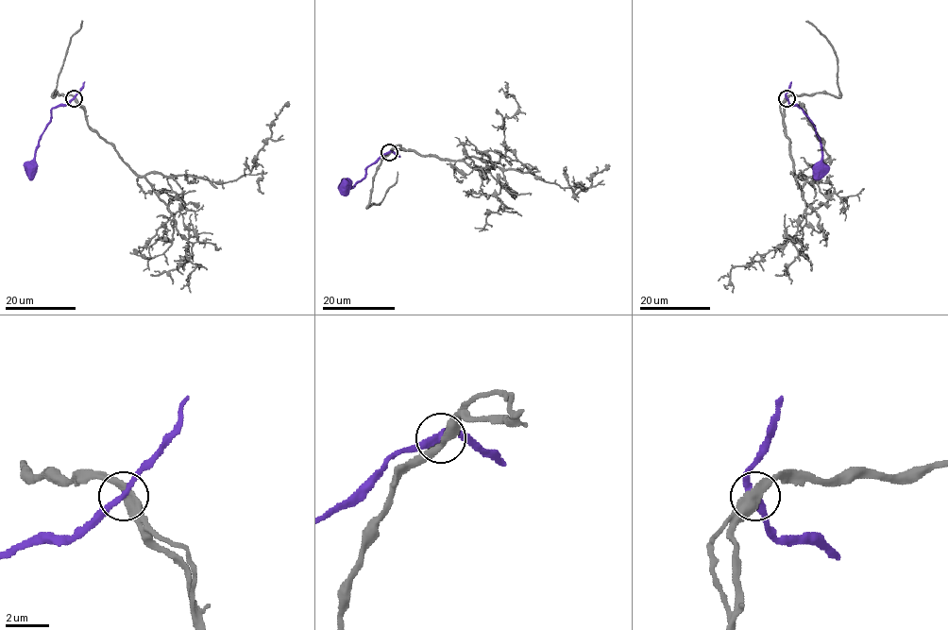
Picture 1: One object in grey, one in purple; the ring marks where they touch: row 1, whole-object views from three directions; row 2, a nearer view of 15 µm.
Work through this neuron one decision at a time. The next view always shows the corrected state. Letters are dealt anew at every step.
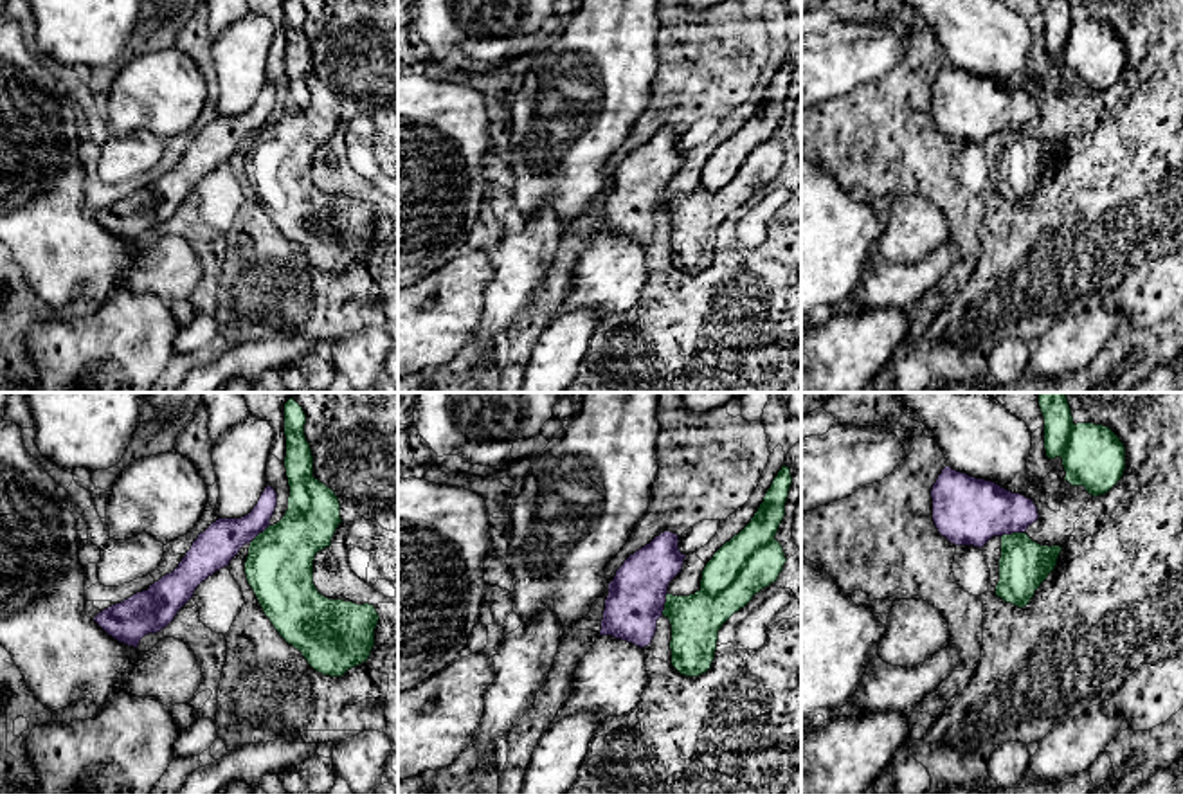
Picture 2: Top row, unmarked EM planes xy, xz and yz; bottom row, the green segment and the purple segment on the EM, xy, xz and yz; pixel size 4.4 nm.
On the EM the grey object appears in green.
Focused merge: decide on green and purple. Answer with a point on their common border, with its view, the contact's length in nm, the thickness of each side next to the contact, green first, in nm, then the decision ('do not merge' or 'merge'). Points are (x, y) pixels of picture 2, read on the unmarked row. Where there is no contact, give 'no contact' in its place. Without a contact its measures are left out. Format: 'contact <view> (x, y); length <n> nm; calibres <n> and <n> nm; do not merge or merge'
contact yz (1012, 130); length 110 nm; calibres 220 and 300 nm; do not merge

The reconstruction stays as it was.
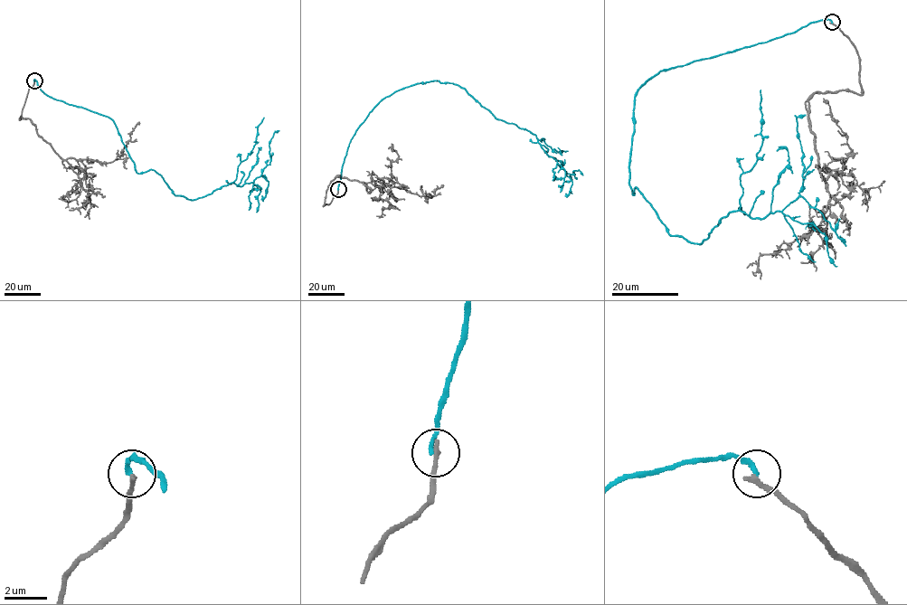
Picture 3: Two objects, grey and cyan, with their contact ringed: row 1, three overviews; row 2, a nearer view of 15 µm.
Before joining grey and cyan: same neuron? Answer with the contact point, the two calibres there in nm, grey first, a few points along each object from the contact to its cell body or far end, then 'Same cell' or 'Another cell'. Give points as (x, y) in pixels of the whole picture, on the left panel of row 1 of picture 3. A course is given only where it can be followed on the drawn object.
Place: (34, 80). Thickness 240 nm (grey) against 200 nm. Course of grey: (34, 80), (19, 119), (28, 118), (36, 133), (63, 159), (112, 162), (118, 158), (139, 122). Course of cyan: (34, 80), (53, 99), (108, 117), (136, 171), (155, 170), (188, 199), (253, 182), (269, 164), (278, 130). Another cell

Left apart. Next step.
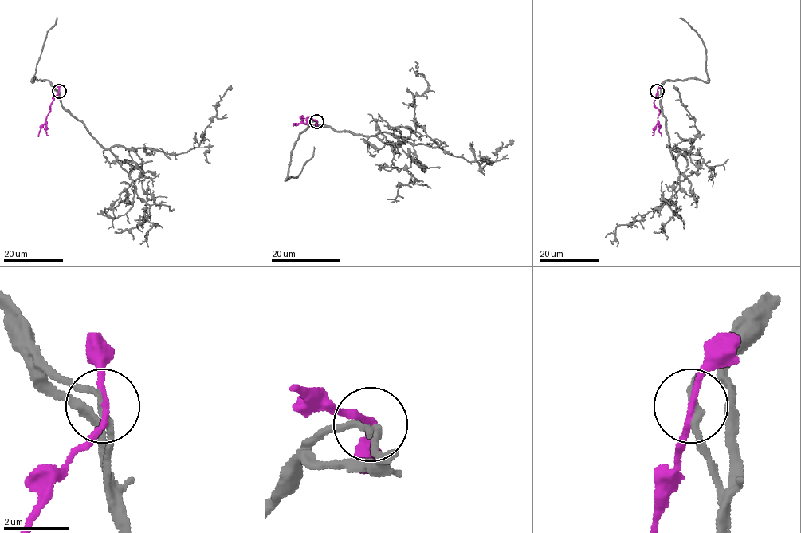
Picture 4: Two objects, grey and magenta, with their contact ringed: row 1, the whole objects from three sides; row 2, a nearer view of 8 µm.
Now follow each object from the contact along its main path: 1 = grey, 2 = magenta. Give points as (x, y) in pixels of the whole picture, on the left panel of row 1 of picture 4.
1: (59, 91), (63, 107), (105, 148), (181, 154), (199, 145), (216, 116), (217, 104), (231, 85)
2: (59, 91), (38, 136)

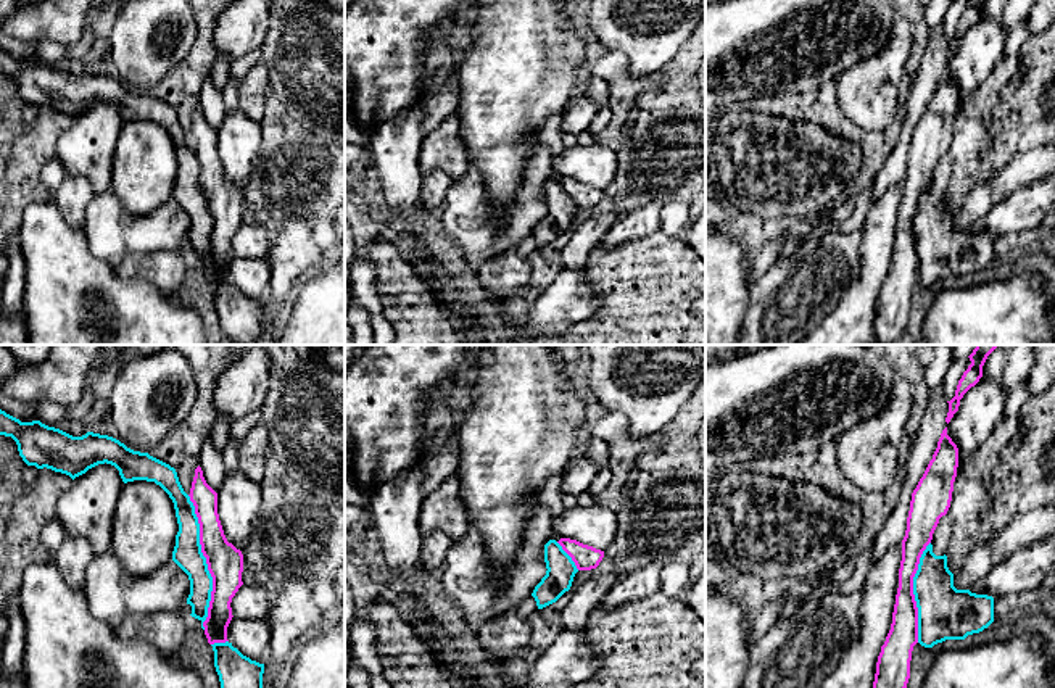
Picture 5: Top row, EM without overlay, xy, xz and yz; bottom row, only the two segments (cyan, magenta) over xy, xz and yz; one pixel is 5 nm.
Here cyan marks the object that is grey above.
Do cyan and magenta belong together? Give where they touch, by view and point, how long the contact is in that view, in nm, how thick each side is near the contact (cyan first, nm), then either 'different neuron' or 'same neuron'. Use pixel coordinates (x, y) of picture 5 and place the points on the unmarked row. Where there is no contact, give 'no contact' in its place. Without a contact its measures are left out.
xy (205, 202) | 700 nm | 150/180 nm | different neuron

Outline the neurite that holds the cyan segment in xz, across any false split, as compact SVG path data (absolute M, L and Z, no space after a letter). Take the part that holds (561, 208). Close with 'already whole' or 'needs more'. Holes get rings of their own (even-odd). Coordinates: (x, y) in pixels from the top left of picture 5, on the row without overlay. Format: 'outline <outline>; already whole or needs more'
outline M556 179L544 184L546 214L535 226L532 235L538 248L556 242L570 229L575 213L578 211L572 197L562 189Z; already whole

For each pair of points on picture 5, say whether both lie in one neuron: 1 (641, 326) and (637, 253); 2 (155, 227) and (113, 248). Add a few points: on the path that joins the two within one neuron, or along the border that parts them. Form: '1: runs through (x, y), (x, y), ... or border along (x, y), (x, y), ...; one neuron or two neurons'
1: runs through (641, 308), (641, 279), (638, 271); one neuron
2: runs through (145, 234), (128, 234), (123, 239); one neuron

